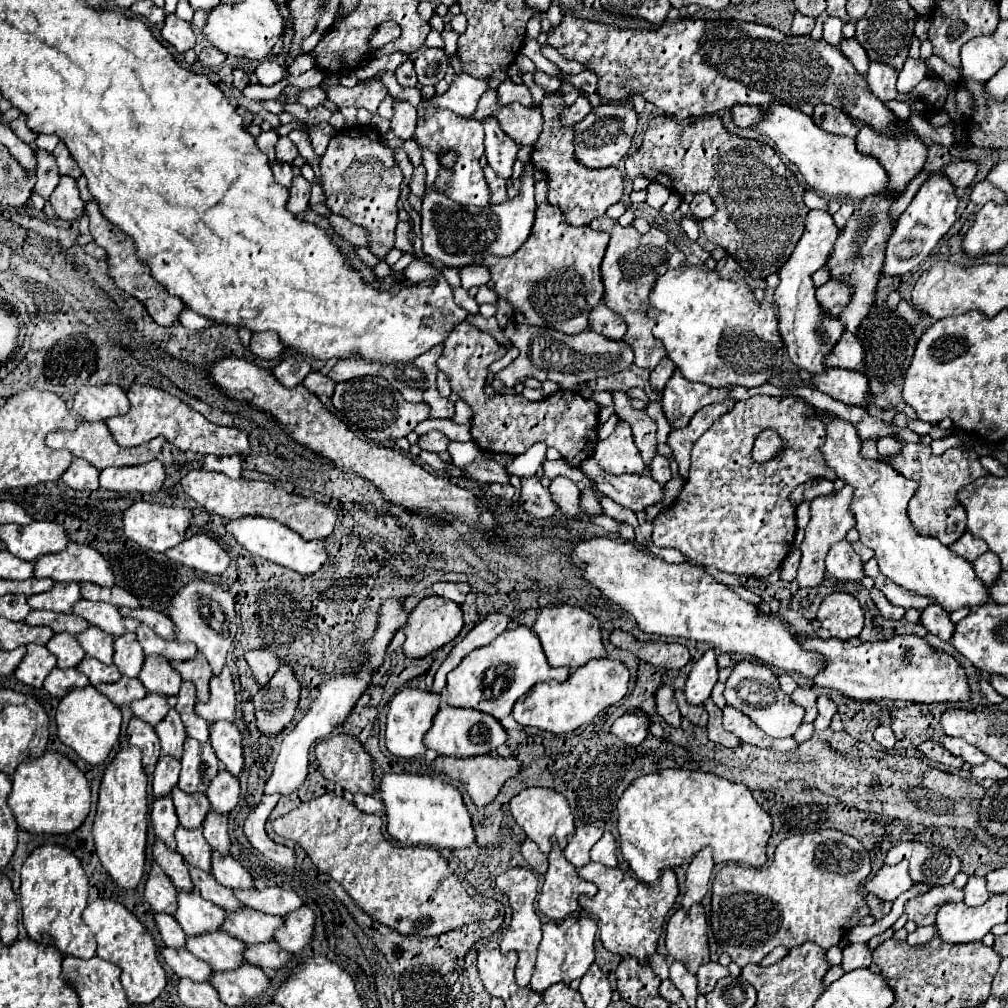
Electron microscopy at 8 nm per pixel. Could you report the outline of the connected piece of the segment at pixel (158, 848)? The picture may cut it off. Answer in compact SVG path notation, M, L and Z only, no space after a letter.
M156 840L154 848L152 848L152 854L154 854L154 860L158 862L158 866L168 874L168 878L172 880L172 884L178 890L186 890L186 892L194 890L194 884L190 882L188 866L178 852L168 850L168 846L162 840Z

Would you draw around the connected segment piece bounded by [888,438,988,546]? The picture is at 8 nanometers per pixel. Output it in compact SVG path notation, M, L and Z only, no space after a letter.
M894 438L894 440L900 442L902 448L898 454L888 456L890 464L896 470L903 470L904 472L908 470L907 478L914 478L914 481L918 483L918 490L908 504L910 522L914 524L914 528L920 534L934 536L942 544L950 546L966 530L966 512L964 512L962 504L958 502L958 490L962 490L966 484L974 482L980 476L988 476L988 470L982 468L978 454L968 450L968 448L964 448L964 450L962 448L950 448L942 456L934 456L930 452L930 446L910 444L910 442L904 442L900 438Z

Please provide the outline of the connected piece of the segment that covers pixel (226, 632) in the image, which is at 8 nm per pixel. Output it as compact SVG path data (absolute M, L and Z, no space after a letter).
M192 580L172 598L172 608L168 616L176 624L178 642L194 642L198 652L202 652L206 660L210 662L212 674L220 674L226 664L226 654L236 634L234 598L226 590L214 586L212 582Z

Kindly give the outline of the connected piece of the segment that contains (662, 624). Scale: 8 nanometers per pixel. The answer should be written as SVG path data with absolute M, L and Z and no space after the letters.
M610 538L578 542L574 546L574 562L582 566L586 580L636 618L642 632L708 642L718 654L750 654L766 666L780 672L798 672L808 680L814 680L824 666L824 658L818 652L802 648L788 620L764 614L758 606L744 602L702 566L686 562L668 564L658 556L638 550L632 542Z

